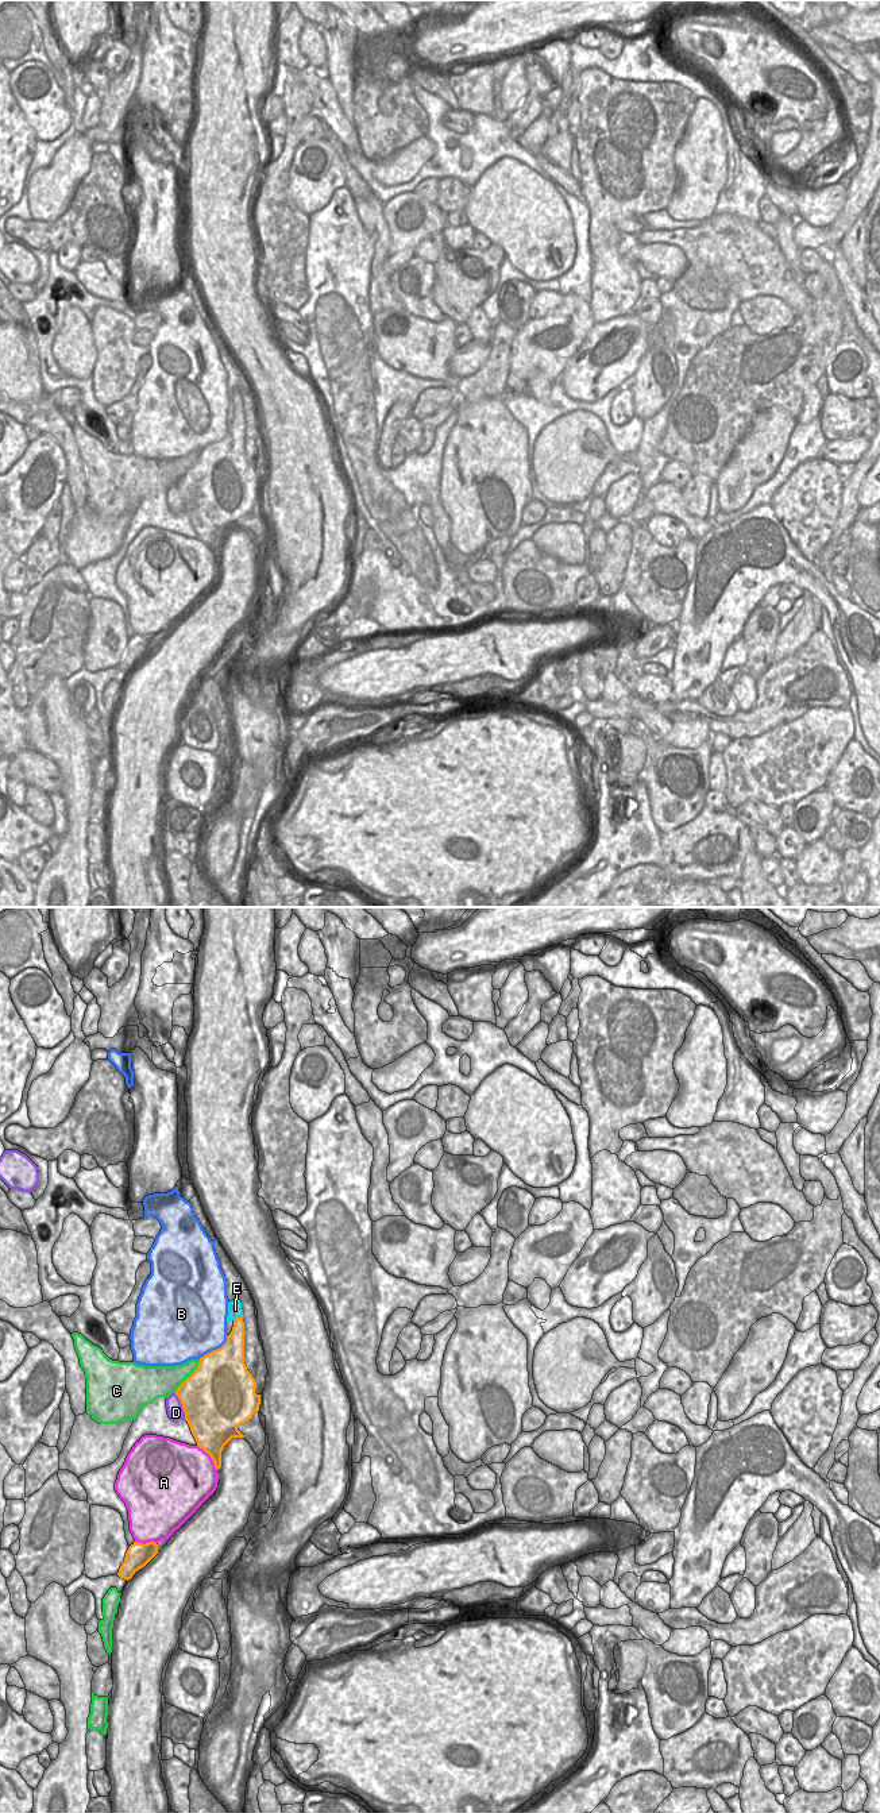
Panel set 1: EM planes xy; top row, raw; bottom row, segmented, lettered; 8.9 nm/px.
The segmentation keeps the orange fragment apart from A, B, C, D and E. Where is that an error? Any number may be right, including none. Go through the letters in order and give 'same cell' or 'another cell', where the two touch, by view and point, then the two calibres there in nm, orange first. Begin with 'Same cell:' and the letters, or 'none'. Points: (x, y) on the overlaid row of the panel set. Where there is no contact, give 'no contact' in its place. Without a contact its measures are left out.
Same cell: none
A: another cell; meets orange in xy at (211, 1457); 360 nm thick on the orange side, 500 nm on the other
B: another cell; meets orange in xy at (215, 1350); 480 nm thick on the orange side, 480 nm on the other
C: another cell; meets orange in xy at (189, 1376); 500 nm thick on the orange side, 280 nm on the other
D: another cell; meets orange in xy at (182, 1407); 500 nm thick on the orange side, 150 nm on the other
E: another cell; meets orange in xy at (238, 1318); 170 nm thick on the orange side, 120 nm on the other

